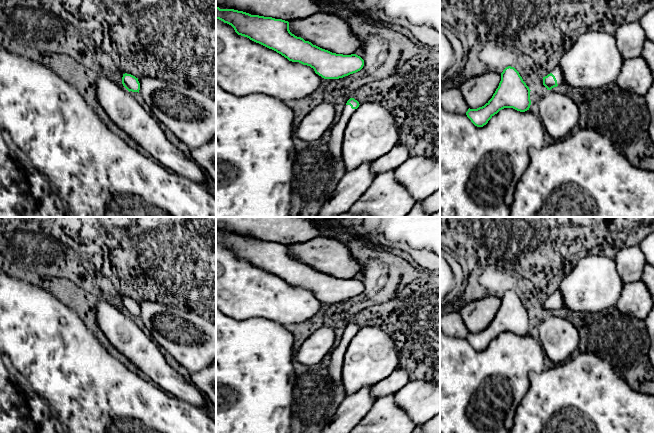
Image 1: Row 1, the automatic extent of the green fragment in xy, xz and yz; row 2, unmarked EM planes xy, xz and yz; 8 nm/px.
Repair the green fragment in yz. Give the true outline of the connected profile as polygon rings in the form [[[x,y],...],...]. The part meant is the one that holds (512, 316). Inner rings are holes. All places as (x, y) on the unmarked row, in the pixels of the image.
[[[508,290],[501,297],[501,305],[492,322],[482,331],[469,332],[466,339],[475,350],[483,351],[504,332],[525,336],[531,329],[530,315],[519,296]]]

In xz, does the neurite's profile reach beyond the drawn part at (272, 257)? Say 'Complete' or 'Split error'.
Complete

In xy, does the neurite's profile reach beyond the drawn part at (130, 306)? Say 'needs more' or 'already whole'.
already whole

